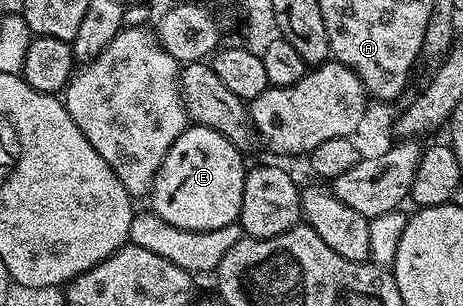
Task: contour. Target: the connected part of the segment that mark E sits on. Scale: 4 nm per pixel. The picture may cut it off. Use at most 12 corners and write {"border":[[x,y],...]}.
{"border":[[185,127],[153,179],[152,211],[183,230],[238,223],[243,153]]}

